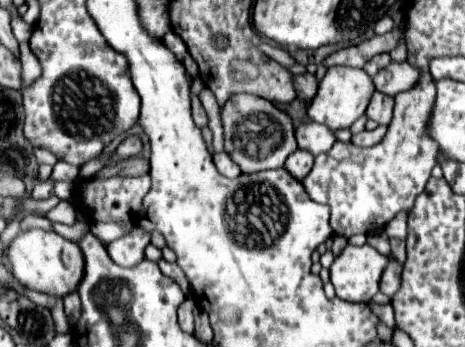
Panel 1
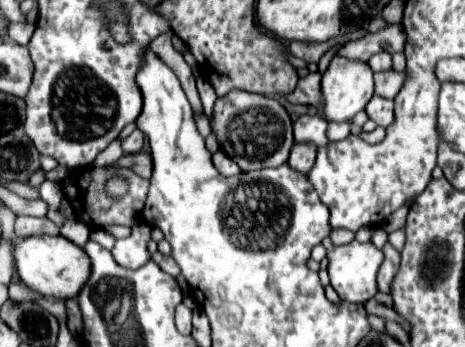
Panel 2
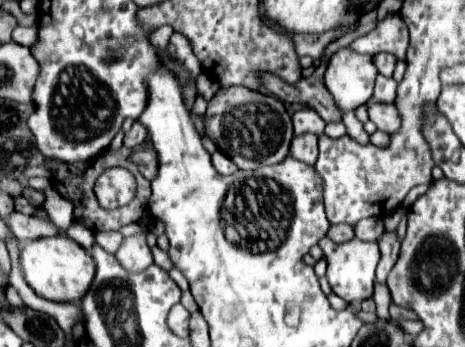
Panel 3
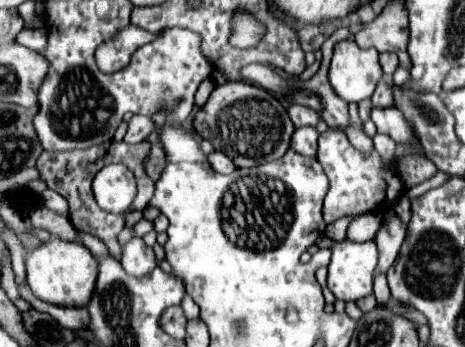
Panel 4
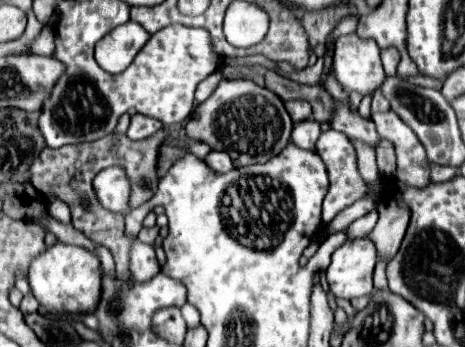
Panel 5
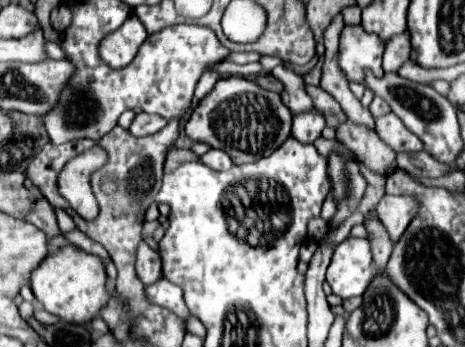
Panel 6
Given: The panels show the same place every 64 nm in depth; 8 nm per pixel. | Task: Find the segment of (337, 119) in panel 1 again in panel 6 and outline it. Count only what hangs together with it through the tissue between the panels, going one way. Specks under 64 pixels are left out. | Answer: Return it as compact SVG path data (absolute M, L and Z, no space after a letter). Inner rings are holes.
M346 26L340 34L338 66L348 82L364 86L366 70L370 70L376 78L384 74L382 52L384 42L376 34L366 34L360 26Z

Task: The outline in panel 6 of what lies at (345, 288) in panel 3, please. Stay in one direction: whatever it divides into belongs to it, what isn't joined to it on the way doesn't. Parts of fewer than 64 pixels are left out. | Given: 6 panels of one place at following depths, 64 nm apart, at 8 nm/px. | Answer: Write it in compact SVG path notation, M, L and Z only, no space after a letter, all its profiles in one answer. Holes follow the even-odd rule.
M346 238L332 254L326 282L340 298L362 296L374 278L372 248L366 238Z

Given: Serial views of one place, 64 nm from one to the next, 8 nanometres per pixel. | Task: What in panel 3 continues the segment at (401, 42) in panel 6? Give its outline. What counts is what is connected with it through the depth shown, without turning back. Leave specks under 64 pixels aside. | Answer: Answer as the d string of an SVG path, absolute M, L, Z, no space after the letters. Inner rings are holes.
M386 52L376 54L376 56L374 56L374 64L376 64L376 68L378 68L380 74L384 74L384 76L392 76L394 66L396 66L396 56L386 54Z

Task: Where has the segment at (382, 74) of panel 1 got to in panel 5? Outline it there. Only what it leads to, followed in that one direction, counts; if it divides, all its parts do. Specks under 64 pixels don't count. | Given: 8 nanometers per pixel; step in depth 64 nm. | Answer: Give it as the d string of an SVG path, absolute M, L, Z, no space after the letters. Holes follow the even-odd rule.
M380 88L372 94L372 112L386 112L386 110L390 110L390 104L388 104L388 100L384 98L384 94L380 92Z

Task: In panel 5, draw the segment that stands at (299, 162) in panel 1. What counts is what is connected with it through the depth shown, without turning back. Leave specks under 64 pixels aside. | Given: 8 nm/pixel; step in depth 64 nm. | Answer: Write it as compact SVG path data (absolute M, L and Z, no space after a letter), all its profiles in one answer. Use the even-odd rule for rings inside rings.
M306 120L306 122L294 124L292 144L304 150L314 150L318 136L320 136L320 124L316 120Z

